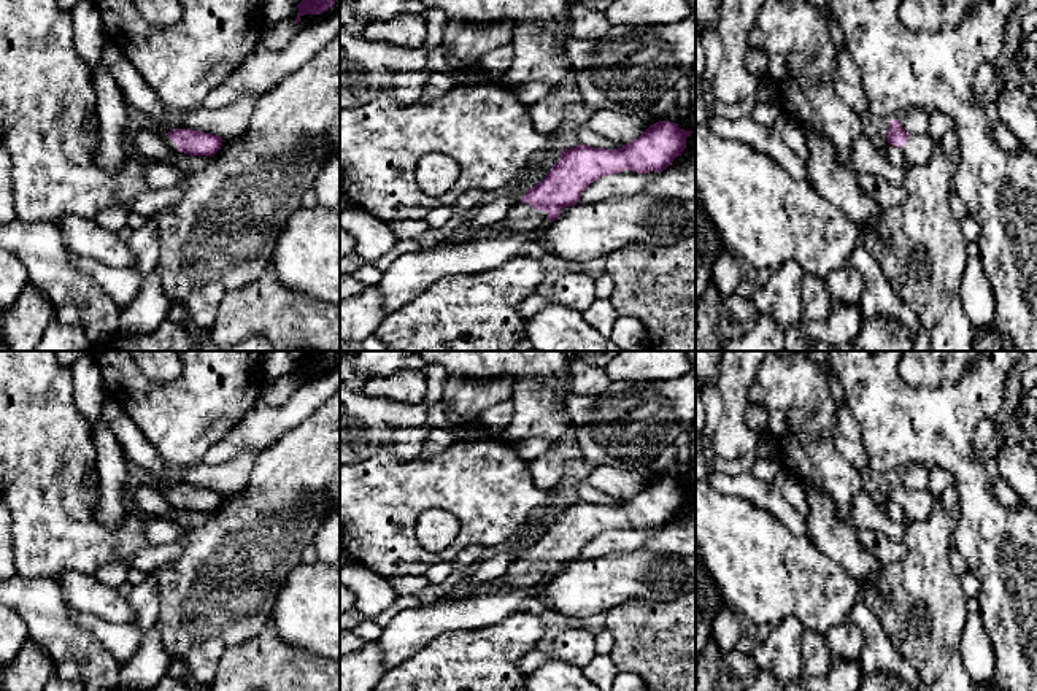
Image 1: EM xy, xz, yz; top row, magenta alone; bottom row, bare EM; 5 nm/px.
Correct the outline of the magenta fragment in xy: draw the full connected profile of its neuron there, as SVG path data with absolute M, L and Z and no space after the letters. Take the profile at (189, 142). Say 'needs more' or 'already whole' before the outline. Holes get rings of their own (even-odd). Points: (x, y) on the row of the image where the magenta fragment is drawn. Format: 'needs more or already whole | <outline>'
needs more | M173 129L160 137L172 149L189 156L213 156L222 146L221 137L192 129Z

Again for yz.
needs more | M897 119L889 121L886 138L904 151L907 167L927 162L937 145L927 133L907 133Z

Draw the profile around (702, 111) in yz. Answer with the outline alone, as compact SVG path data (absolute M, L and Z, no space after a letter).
M696 76L696 124L704 124L715 116L715 113L708 108L708 105L704 100L702 84L700 78Z

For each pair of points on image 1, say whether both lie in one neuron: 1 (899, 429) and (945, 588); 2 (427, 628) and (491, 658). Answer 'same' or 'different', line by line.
1: different
2: different

